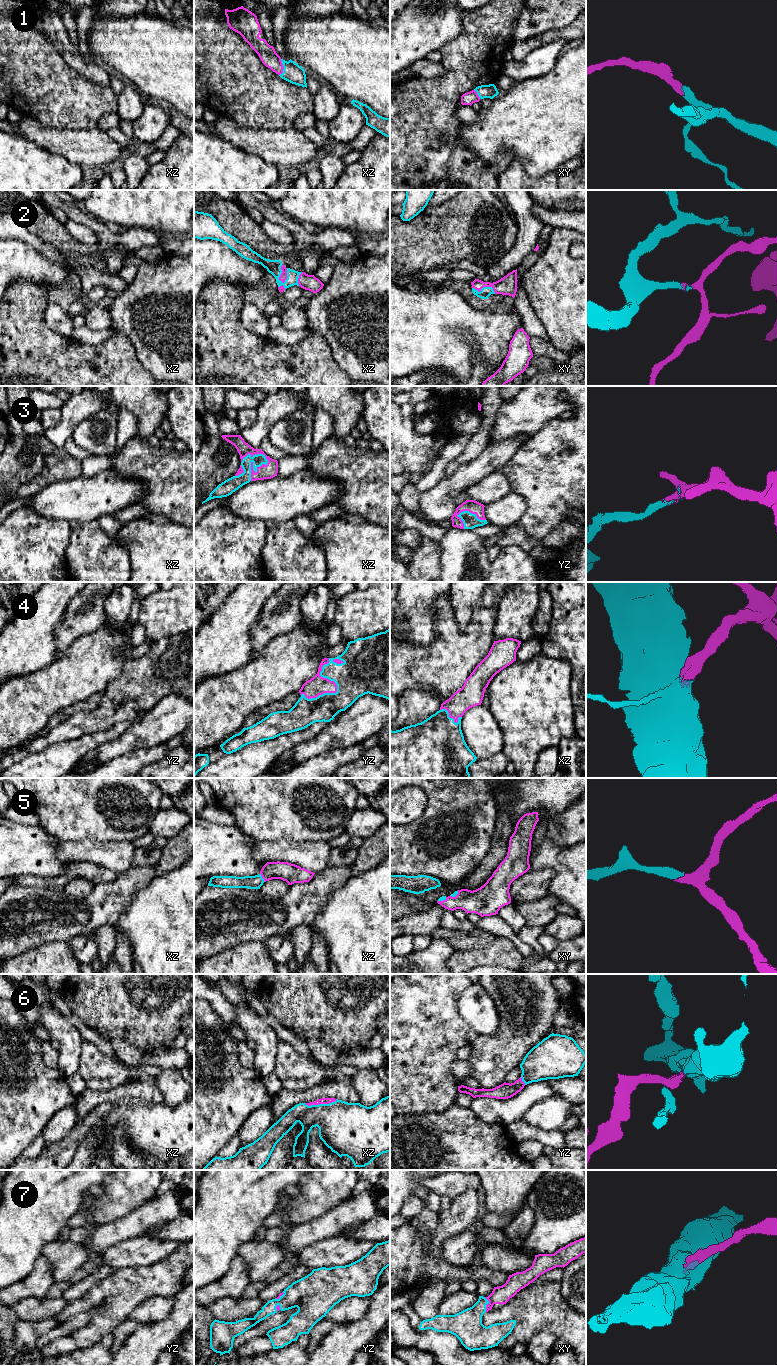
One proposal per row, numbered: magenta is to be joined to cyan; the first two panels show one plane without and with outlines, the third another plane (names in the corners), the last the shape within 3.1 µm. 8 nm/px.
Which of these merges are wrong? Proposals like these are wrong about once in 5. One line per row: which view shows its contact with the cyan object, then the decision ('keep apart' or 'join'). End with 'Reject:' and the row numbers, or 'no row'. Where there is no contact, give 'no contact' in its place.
1: xz | join
2: xz | join
3: xz | join
4: yz | join
5: xz | join
6: xz | join
7: xy | join
Reject: no row

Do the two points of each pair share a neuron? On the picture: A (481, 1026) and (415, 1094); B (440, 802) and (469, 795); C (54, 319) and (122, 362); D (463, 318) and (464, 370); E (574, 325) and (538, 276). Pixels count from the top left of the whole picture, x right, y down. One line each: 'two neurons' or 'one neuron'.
A: two neurons
B: one neuron
C: two neurons
D: one neuron
E: one neuron

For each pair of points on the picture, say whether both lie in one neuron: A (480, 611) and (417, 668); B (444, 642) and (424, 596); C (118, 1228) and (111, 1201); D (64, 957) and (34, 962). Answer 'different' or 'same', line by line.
A: same
B: different
C: different
D: same

